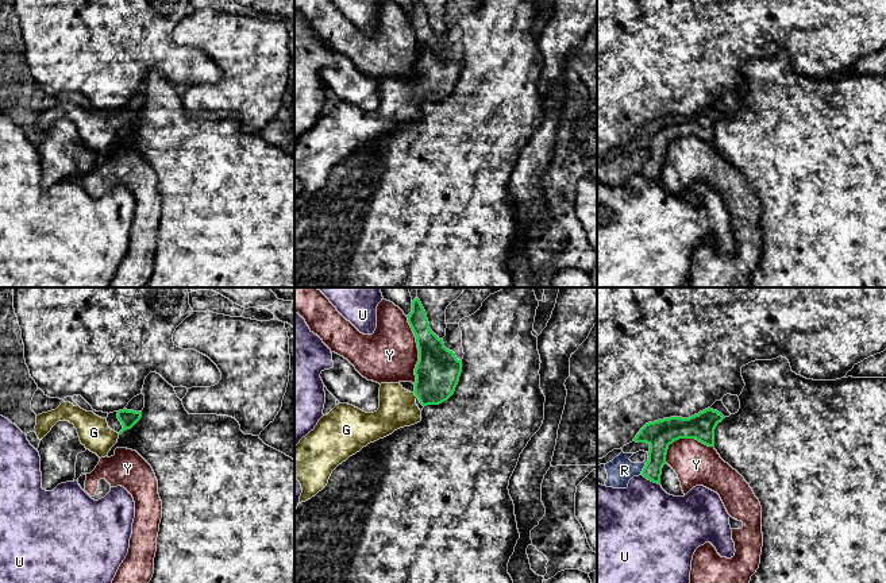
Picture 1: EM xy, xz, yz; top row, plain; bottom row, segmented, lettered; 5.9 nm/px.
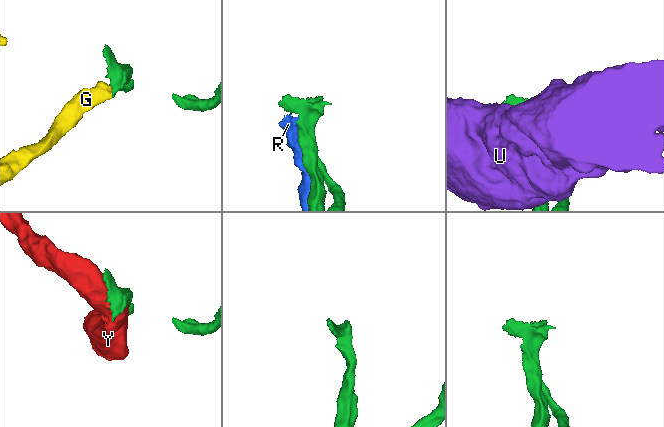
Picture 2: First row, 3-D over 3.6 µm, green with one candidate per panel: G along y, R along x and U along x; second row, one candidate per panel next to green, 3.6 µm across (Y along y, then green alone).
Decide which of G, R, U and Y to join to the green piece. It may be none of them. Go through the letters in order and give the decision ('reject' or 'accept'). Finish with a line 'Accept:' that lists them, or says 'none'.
G: accept
R: reject
U: reject
Y: reject
Accept: G

